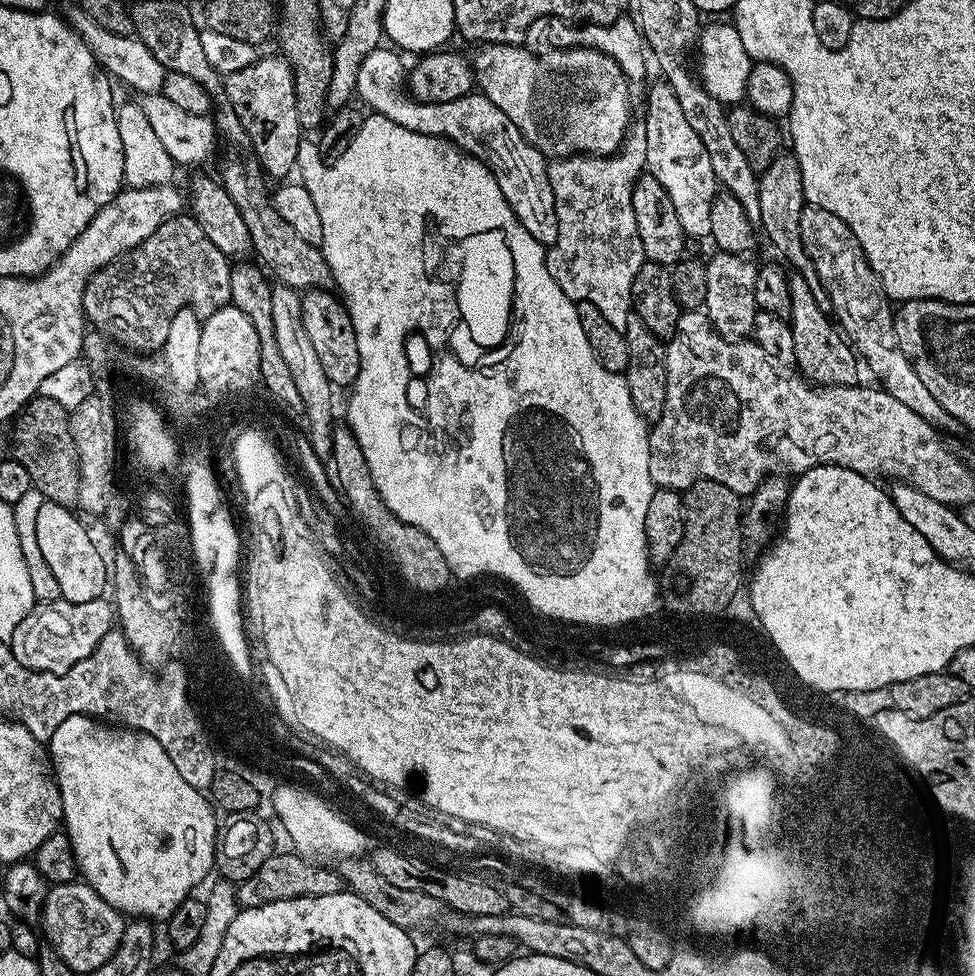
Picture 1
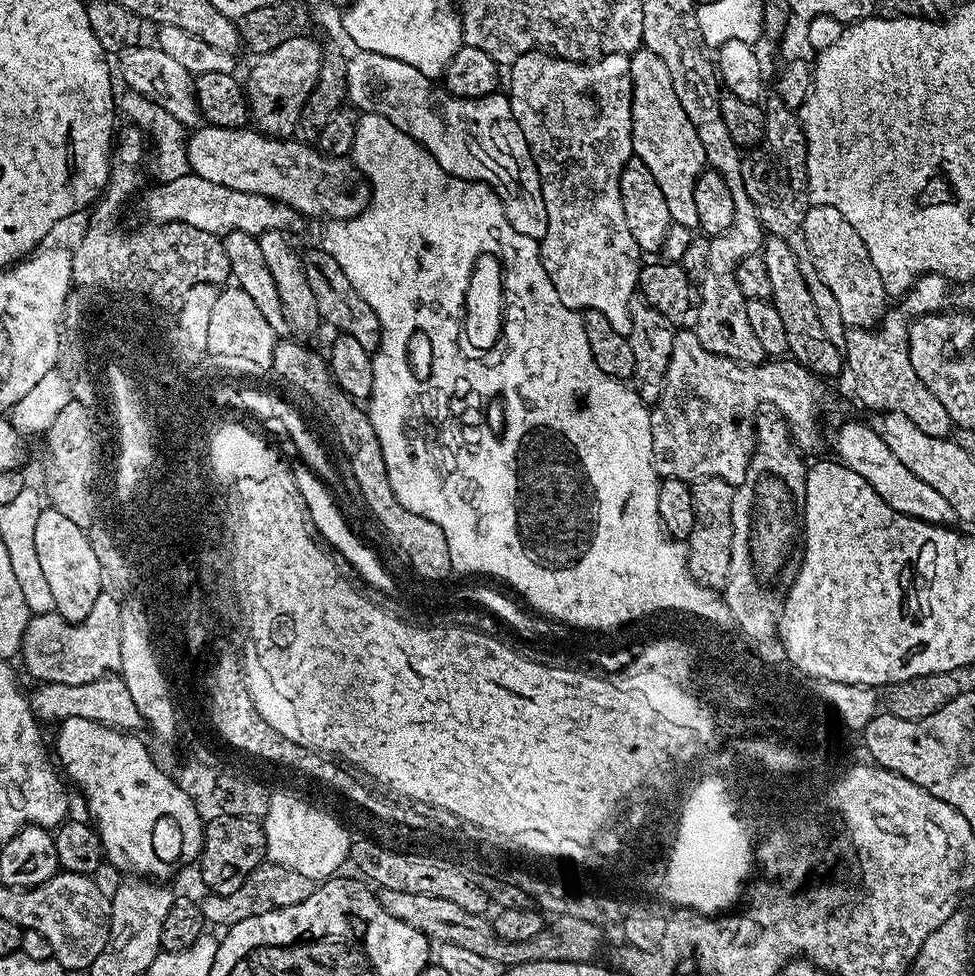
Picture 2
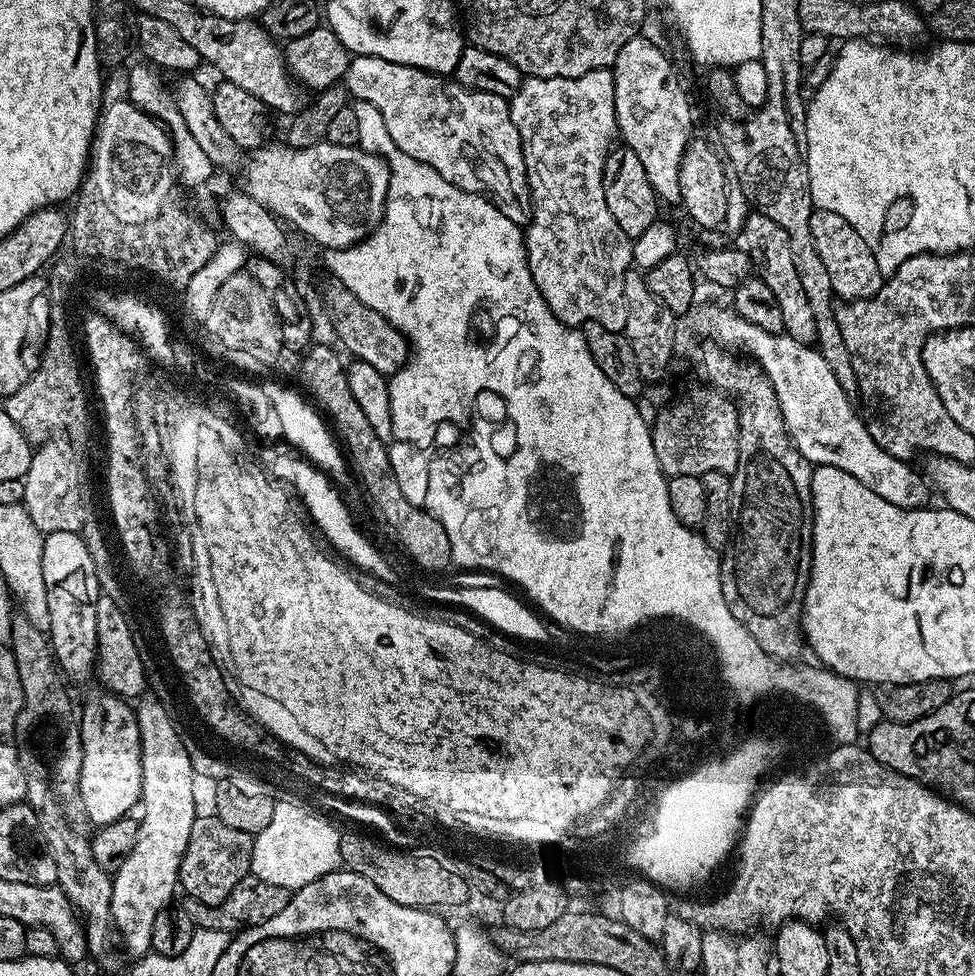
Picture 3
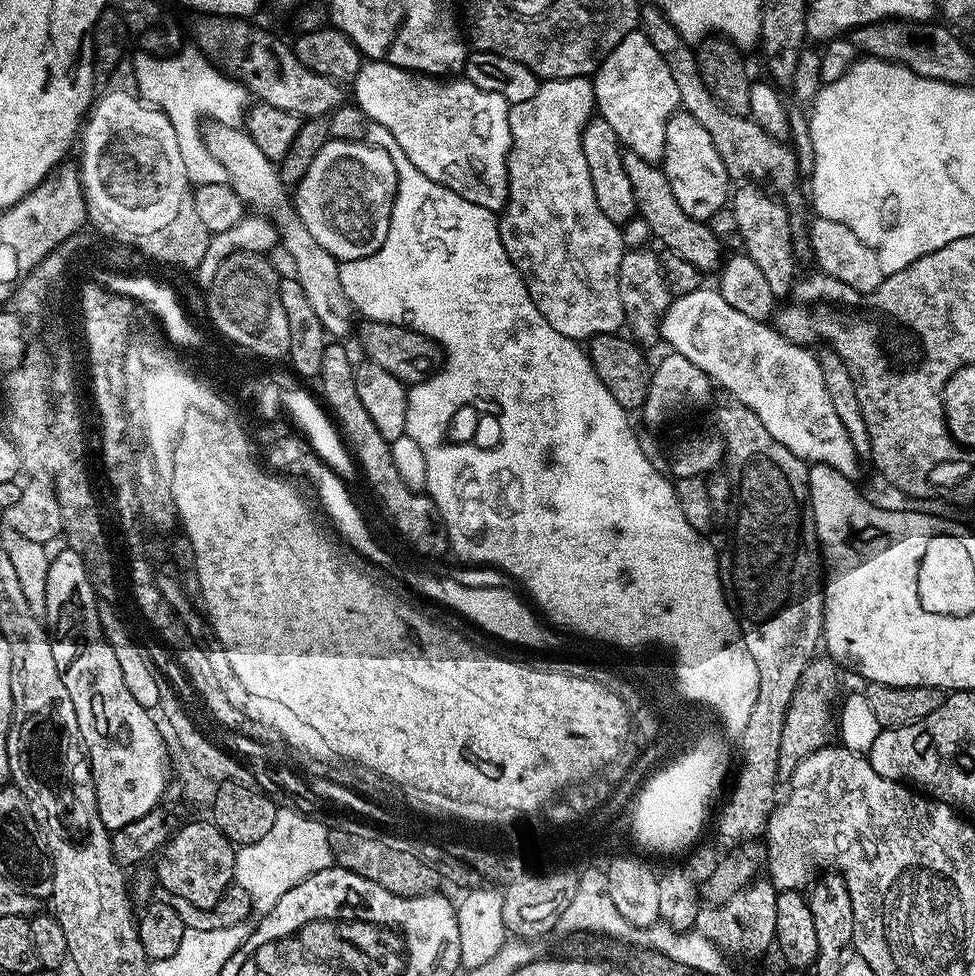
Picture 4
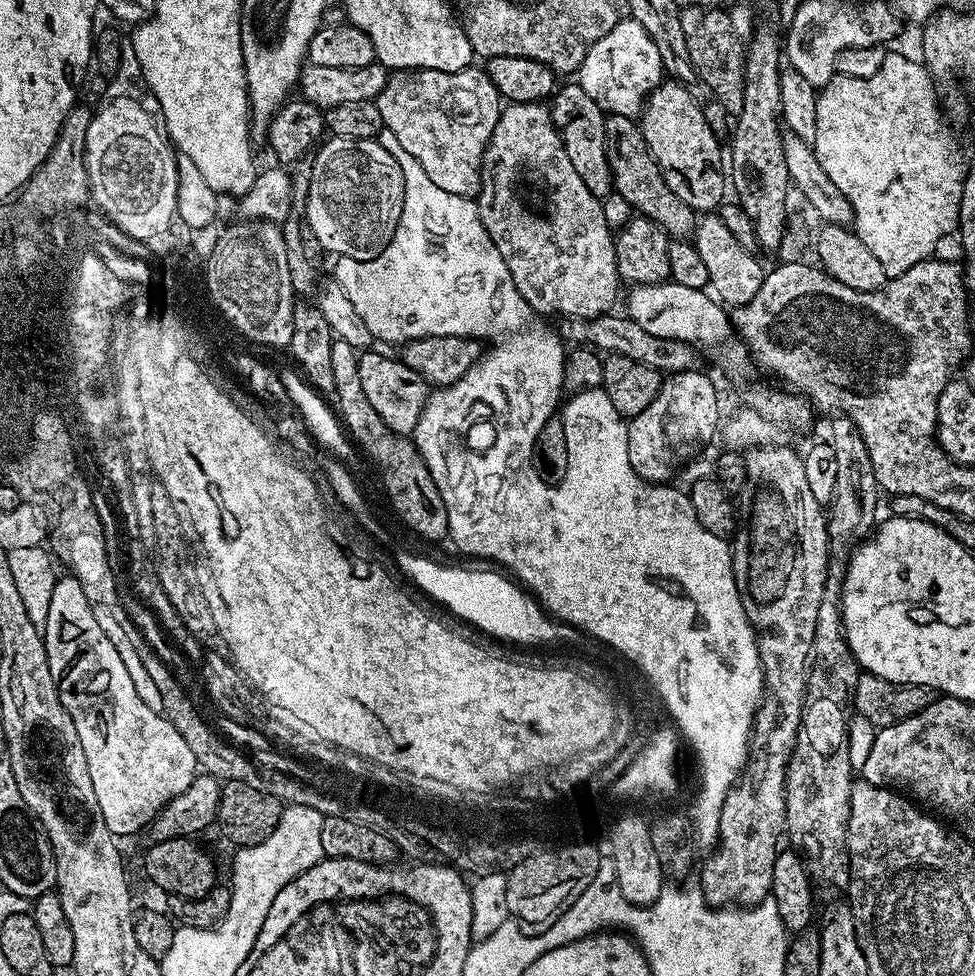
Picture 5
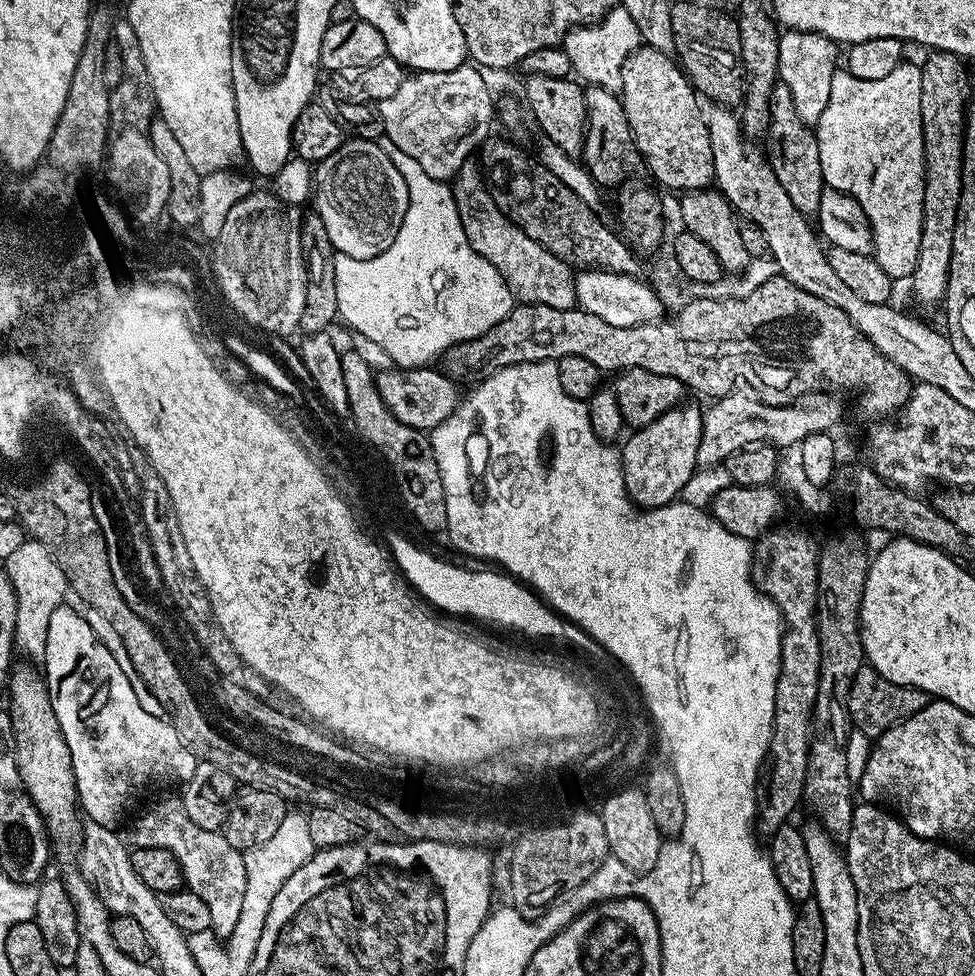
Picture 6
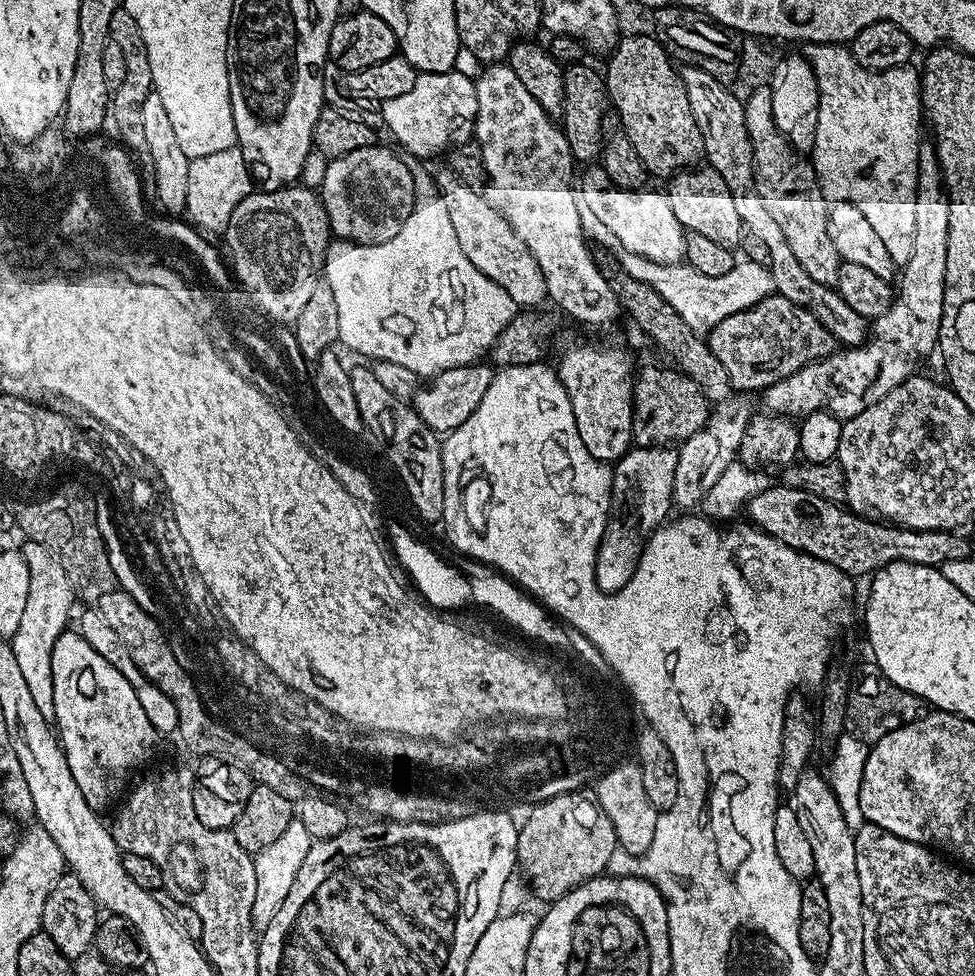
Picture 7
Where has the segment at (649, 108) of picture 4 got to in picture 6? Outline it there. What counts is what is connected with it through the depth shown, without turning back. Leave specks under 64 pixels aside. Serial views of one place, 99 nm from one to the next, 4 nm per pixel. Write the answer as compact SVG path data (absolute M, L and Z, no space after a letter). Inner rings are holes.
M622 6L605 12L598 22L568 29L562 41L564 52L572 63L573 73L585 85L615 93L619 93L622 86L622 66L626 58L630 58L630 54L634 54L641 44L638 26L634 26L634 18L630 18Z

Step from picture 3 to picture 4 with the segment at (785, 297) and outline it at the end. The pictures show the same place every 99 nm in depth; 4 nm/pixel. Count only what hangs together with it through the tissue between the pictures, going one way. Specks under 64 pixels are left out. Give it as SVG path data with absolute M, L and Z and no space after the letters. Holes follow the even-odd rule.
M744 182L737 188L740 189L737 192L735 189L731 193L730 209L735 221L738 222L738 230L742 236L743 255L749 256L754 262L754 266L758 266L758 270L762 270L762 274L765 276L766 282L770 282L770 290L775 296L787 297L798 278L792 220L788 217L787 206L784 205L787 203L756 182Z

